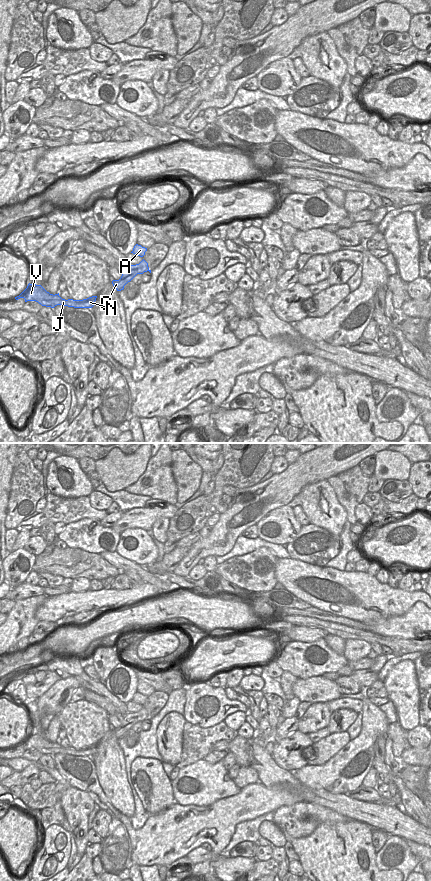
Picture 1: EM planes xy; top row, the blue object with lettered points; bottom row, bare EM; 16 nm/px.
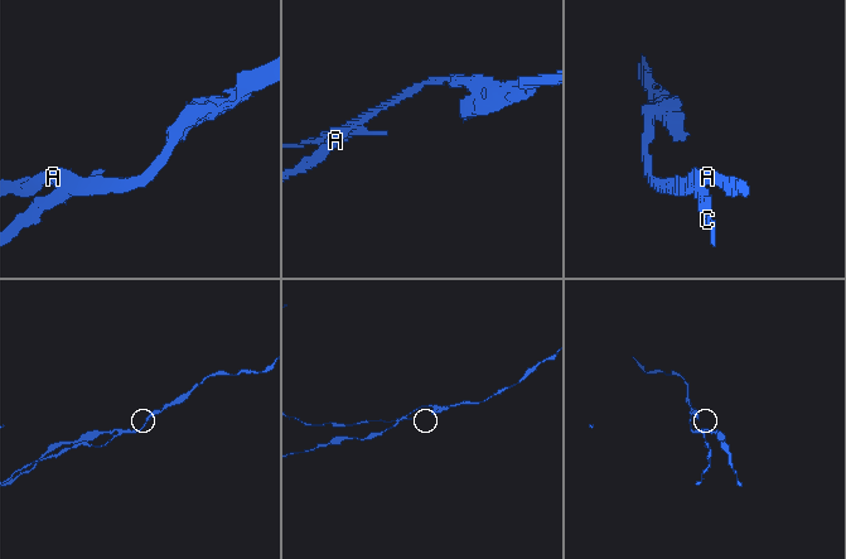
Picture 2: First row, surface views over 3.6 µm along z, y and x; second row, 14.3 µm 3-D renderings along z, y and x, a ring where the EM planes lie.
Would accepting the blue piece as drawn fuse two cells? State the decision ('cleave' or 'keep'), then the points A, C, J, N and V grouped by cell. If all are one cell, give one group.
cleave; groups A / C J N V

